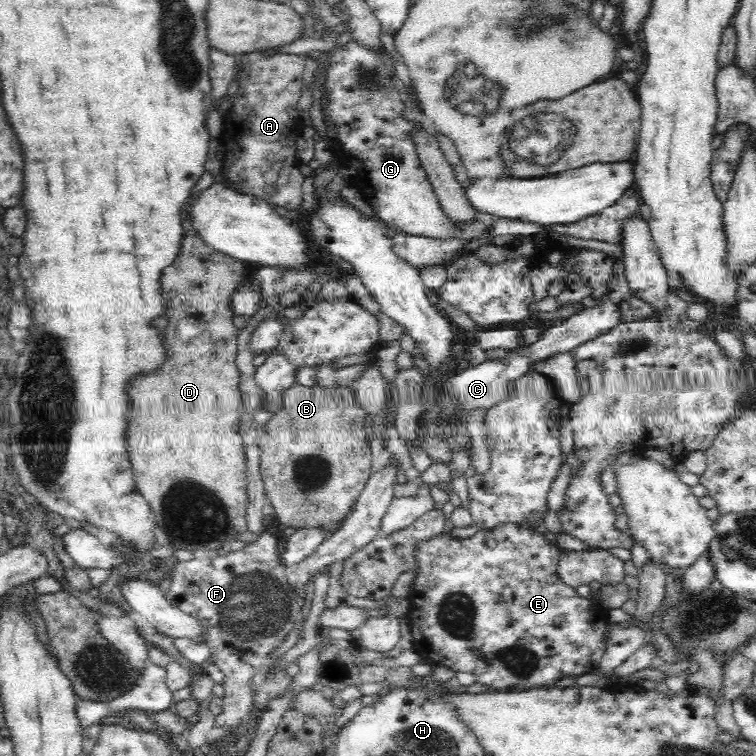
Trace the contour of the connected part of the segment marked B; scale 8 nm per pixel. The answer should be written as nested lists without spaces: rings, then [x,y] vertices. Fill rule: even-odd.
[[[294,379],[294,386],[290,386],[289,389],[285,390],[282,395],[283,404],[278,412],[273,413],[268,426],[264,434],[259,439],[259,450],[261,458],[261,470],[263,480],[266,489],[266,498],[272,501],[274,509],[273,519],[278,520],[278,526],[292,526],[292,528],[311,528],[311,529],[330,529],[338,530],[344,522],[346,522],[346,514],[353,510],[355,502],[360,496],[361,490],[365,488],[369,477],[372,474],[371,467],[371,450],[365,442],[365,432],[363,429],[363,420],[366,416],[366,411],[356,405],[352,397],[350,390],[343,390],[342,388],[326,389],[319,388],[319,386],[302,386],[296,379]]]

